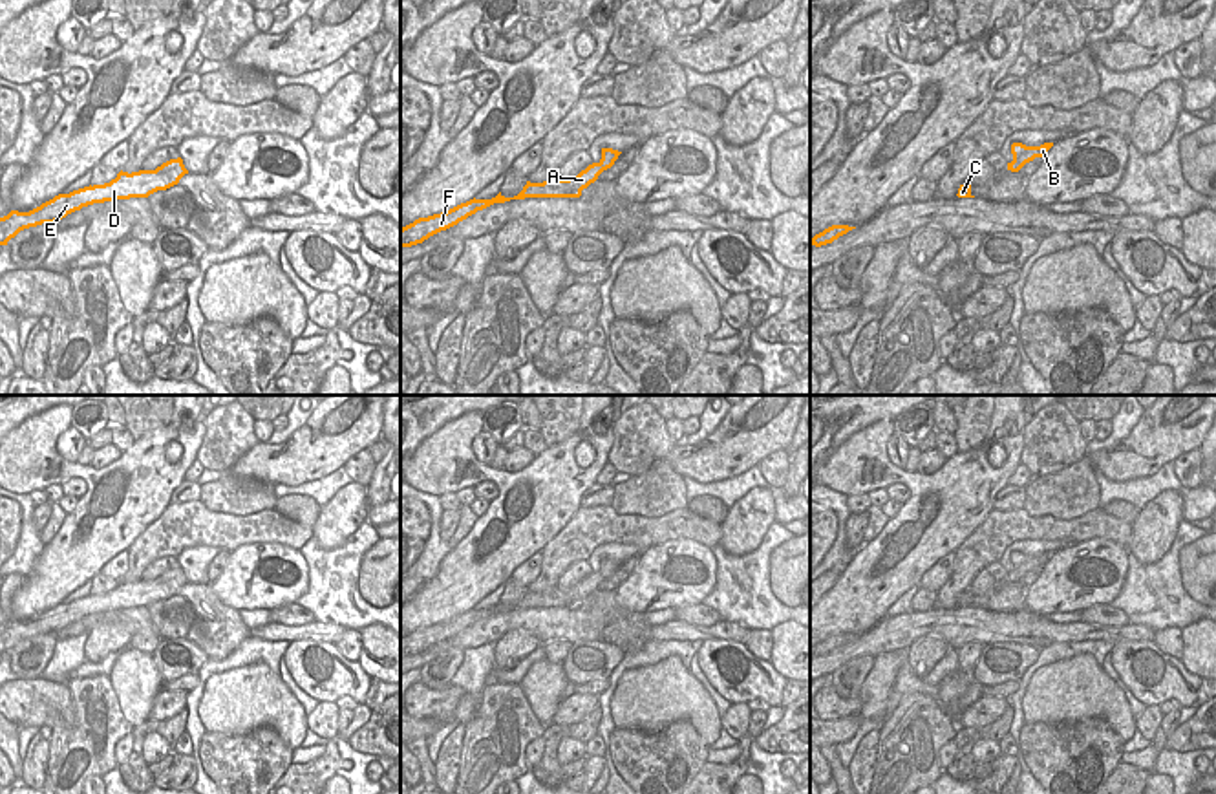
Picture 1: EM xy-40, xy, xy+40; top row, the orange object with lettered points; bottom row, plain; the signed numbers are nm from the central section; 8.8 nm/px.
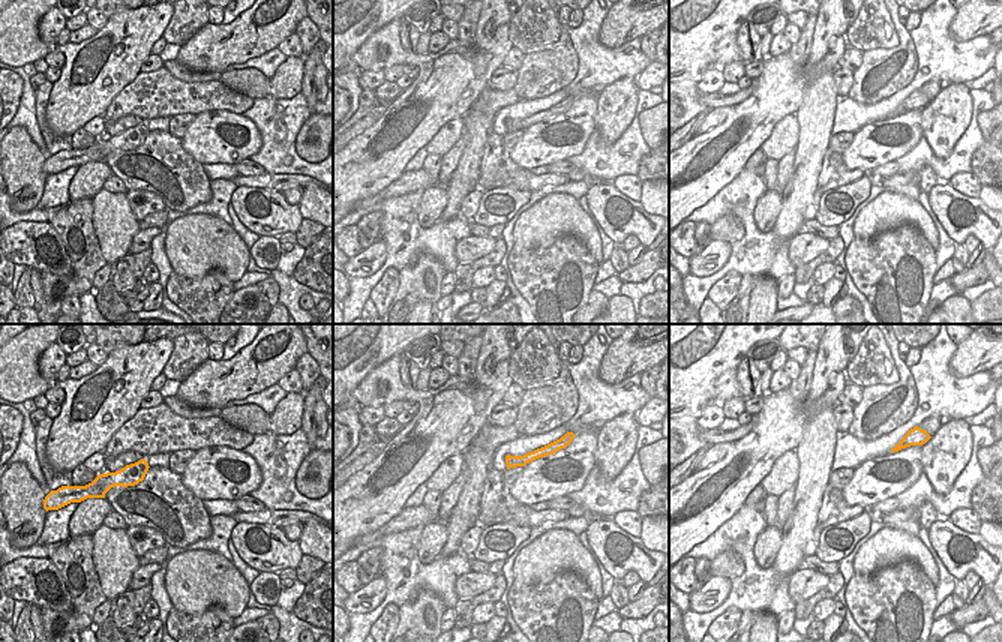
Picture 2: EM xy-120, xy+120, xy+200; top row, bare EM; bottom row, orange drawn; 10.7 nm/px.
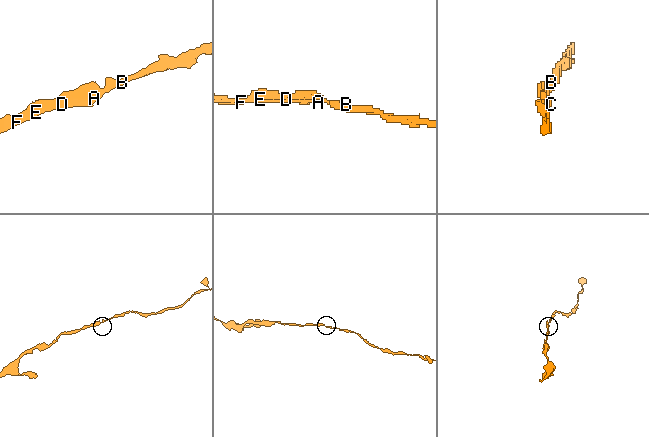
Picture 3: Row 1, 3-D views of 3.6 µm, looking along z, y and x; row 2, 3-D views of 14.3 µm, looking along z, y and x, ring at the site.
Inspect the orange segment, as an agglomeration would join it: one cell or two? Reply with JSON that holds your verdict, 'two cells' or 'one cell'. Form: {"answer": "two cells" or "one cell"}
{"answer": "one cell"}

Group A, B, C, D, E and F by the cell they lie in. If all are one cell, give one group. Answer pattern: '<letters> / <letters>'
A B C D E F

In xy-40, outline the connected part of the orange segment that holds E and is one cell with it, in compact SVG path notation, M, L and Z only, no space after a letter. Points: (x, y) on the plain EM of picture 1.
M170 569L155 580L119 582L115 589L104 595L90 595L69 604L59 604L29 622L11 620L0 628L0 655L7 655L20 640L42 633L55 633L82 617L104 611L148 607L157 600L166 600L188 584L183 569Z

